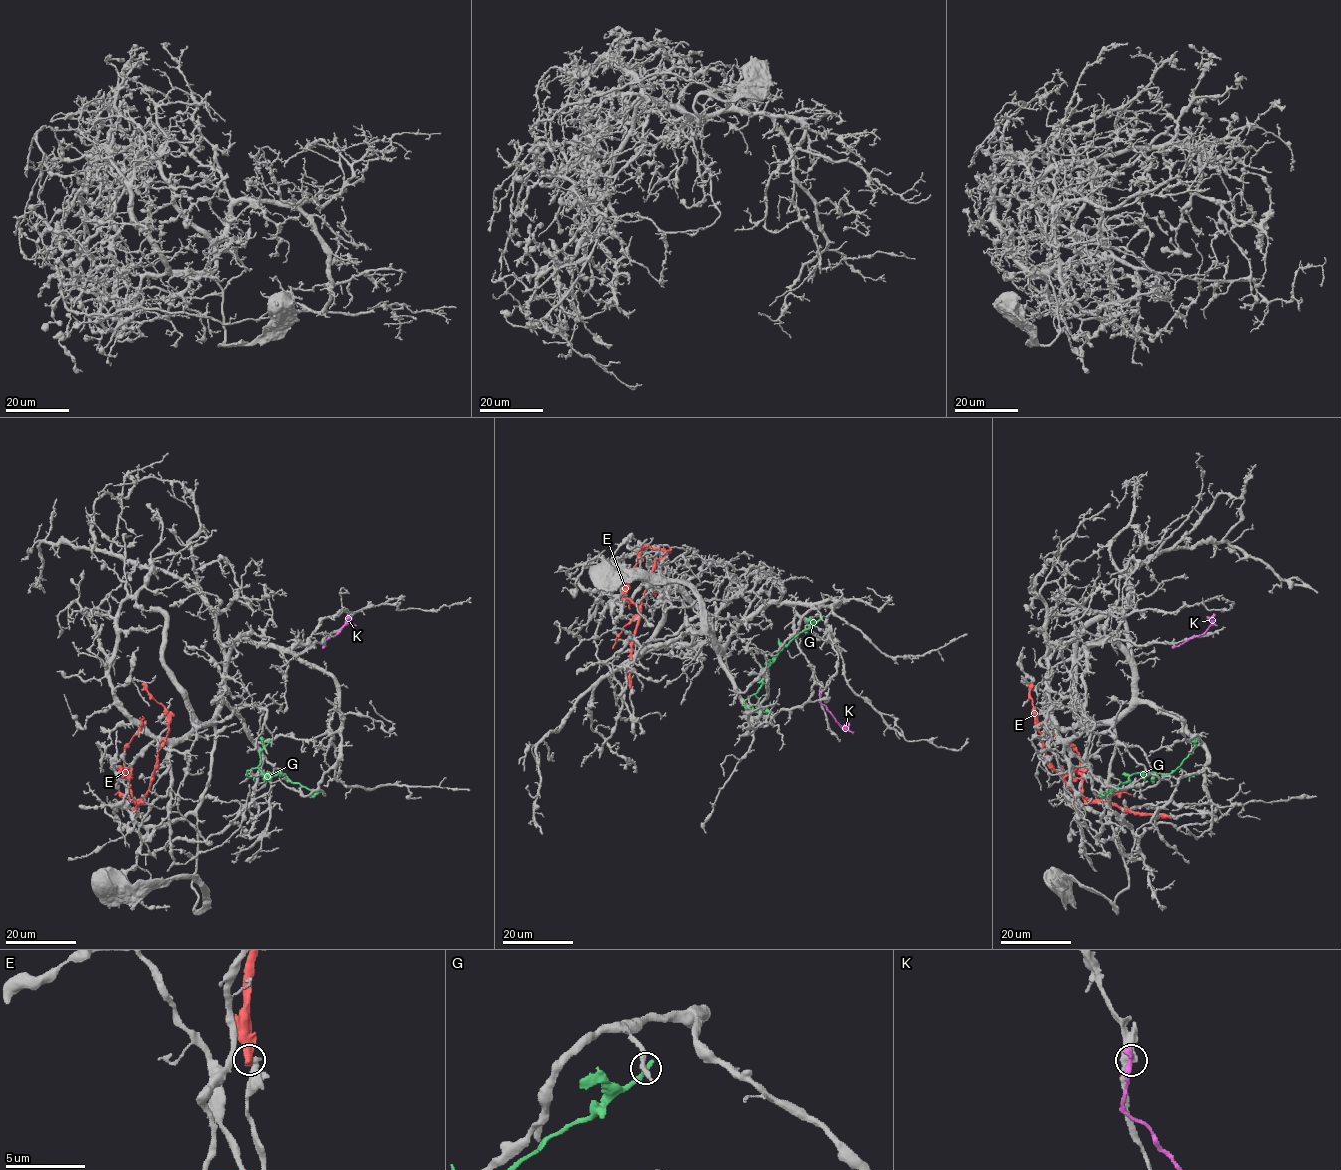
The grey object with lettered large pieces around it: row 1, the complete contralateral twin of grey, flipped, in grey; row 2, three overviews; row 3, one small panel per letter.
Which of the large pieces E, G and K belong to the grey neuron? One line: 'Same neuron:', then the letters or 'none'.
Same neuron: none

